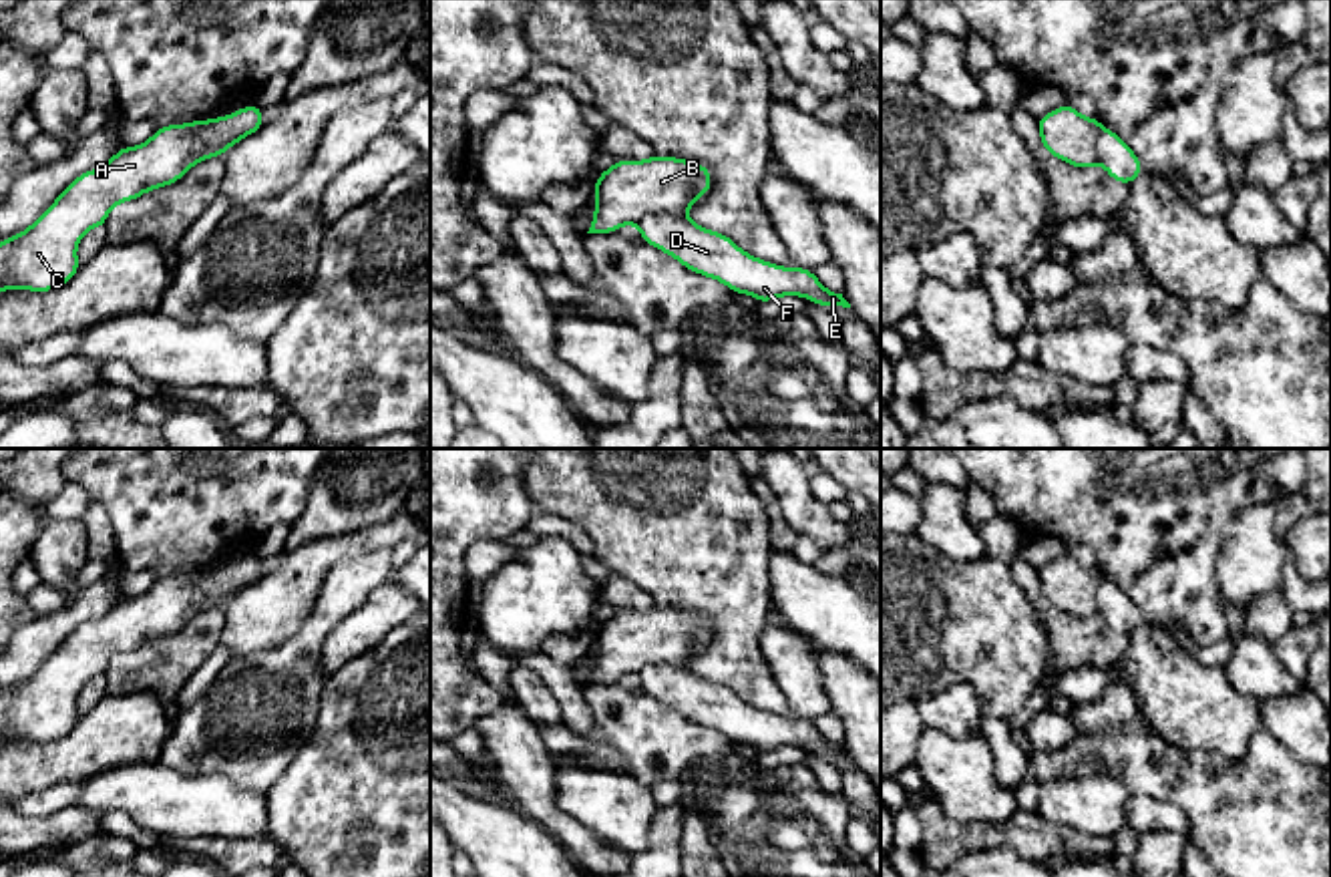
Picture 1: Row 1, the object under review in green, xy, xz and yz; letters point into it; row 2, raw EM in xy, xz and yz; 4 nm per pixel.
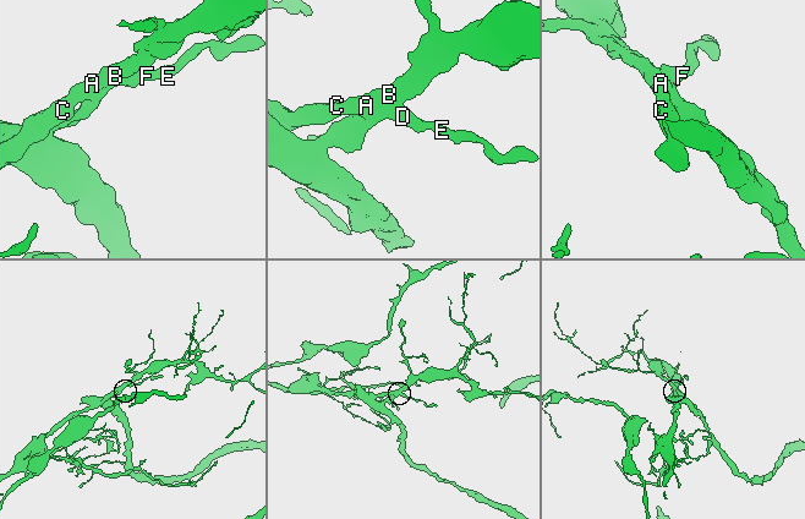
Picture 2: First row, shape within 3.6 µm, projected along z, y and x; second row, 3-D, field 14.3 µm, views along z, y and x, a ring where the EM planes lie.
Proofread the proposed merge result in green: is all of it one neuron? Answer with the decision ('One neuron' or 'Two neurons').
Two neurons

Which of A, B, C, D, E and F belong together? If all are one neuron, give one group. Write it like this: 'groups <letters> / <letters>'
groups A B C / D E F

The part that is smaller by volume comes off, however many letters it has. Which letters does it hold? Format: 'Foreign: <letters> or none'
Foreign: D, E, F

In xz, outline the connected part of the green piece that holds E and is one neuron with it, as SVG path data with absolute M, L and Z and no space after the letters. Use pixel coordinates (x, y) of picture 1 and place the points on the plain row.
M645 666L635 676L647 696L666 702L700 726L726 734L734 744L754 746L758 754L780 746L804 746L822 758L850 758L842 744L828 742L814 722L758 710L728 686L710 682L686 666Z

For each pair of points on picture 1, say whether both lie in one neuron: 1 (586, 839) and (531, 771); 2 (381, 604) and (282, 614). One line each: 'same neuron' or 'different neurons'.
1: same neuron
2: different neurons

